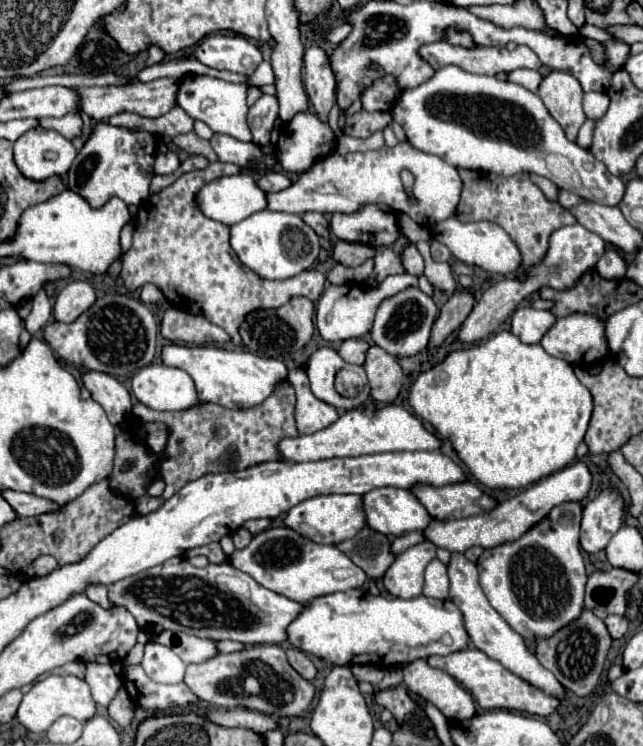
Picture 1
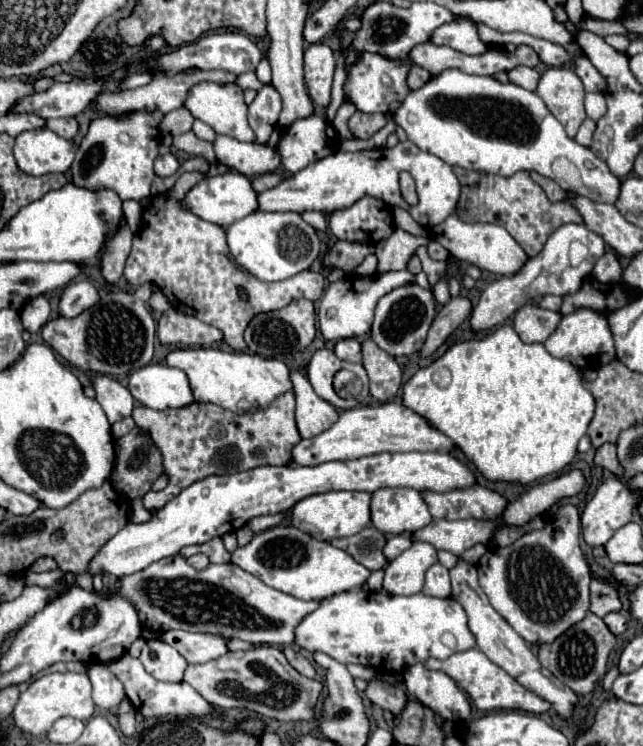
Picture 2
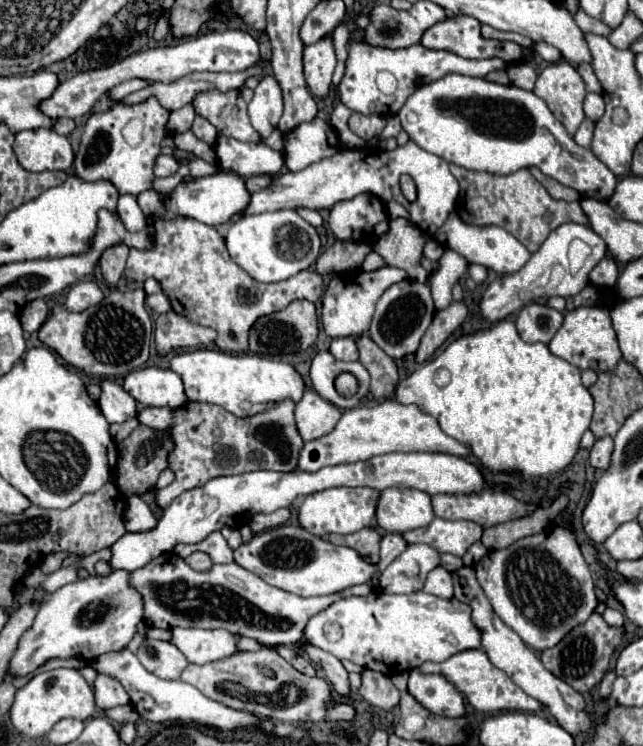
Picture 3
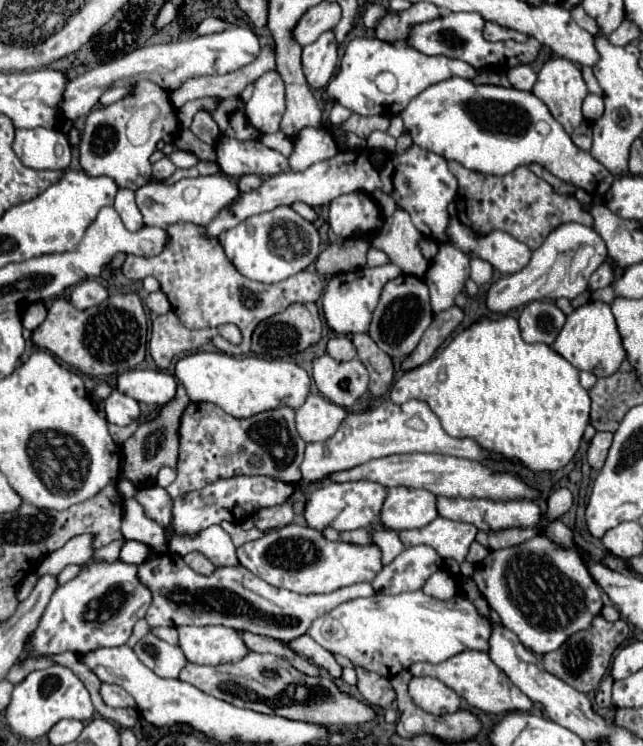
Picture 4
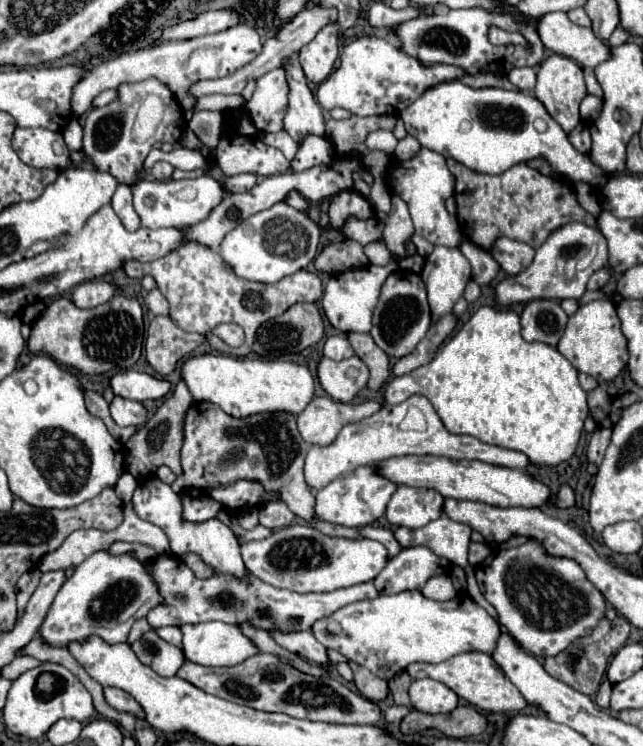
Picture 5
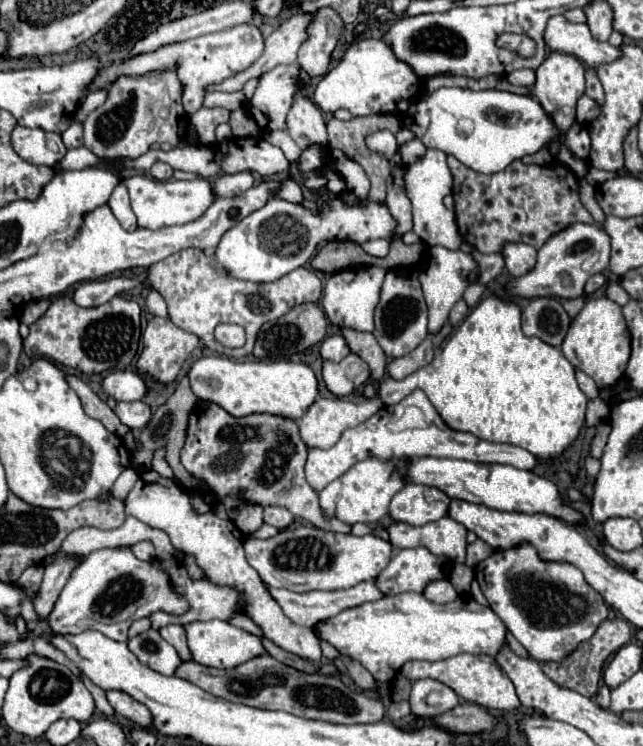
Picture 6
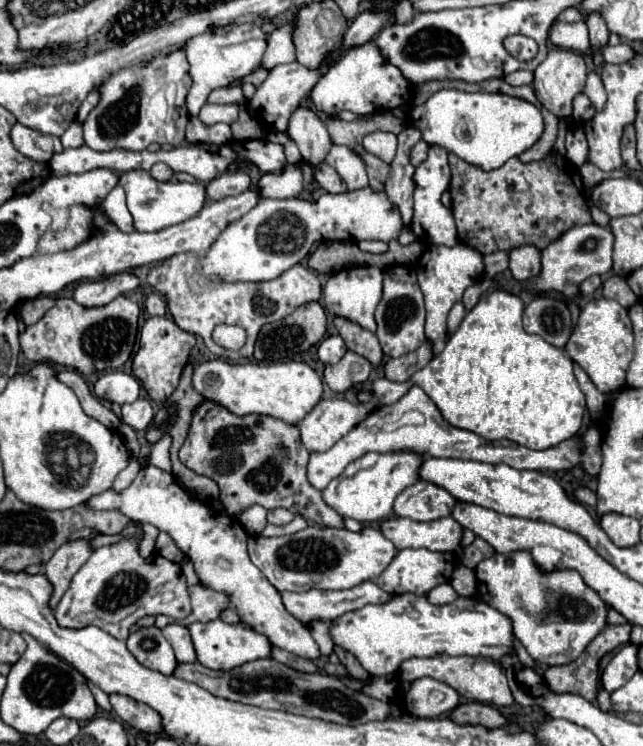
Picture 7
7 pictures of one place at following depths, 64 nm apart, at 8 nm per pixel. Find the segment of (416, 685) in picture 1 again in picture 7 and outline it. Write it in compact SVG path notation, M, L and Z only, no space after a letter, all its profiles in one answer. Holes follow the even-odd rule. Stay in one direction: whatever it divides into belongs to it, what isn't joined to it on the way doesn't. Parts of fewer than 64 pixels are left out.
M420 678L410 684L406 708L412 716L438 718L452 712L460 704L460 696L448 684L434 678Z

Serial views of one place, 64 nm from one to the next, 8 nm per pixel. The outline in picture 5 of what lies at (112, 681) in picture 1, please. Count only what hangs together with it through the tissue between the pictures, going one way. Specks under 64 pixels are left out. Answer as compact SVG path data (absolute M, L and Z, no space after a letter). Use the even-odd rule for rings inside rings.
M104 688L104 696L106 696L106 702L112 708L116 708L118 712L128 712L128 714L140 718L140 720L144 718L142 706L130 694L126 694L124 690L120 690L120 688Z

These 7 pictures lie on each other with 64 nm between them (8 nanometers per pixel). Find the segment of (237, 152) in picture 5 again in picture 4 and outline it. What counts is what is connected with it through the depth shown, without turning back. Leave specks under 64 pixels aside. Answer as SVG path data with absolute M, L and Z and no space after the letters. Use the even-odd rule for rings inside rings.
M222 136L216 142L218 152L218 166L230 178L242 174L256 174L256 176L276 176L288 170L288 158L280 152L264 146L258 138L252 140L236 140Z

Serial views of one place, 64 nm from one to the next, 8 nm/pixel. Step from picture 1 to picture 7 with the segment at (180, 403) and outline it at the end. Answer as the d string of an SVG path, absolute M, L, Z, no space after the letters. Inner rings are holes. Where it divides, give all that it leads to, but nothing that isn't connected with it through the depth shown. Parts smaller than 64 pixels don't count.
M108 372L108 374L102 374L94 382L94 394L100 400L128 404L138 398L140 382L132 374L126 374L126 372Z

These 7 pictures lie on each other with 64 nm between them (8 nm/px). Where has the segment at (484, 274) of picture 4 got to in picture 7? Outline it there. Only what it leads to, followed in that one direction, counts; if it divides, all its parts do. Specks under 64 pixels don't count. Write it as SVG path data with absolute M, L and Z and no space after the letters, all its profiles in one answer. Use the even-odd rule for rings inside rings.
M492 252L484 258L486 264L486 276L492 278L508 268L508 252Z

